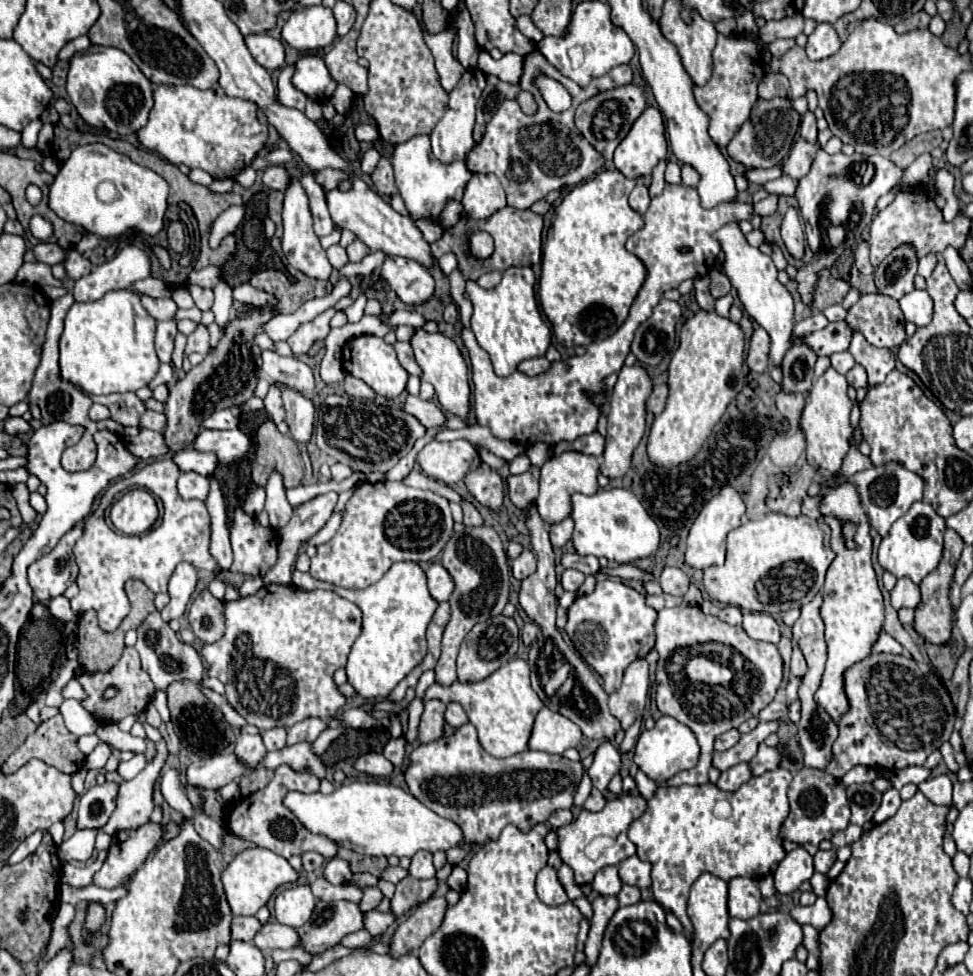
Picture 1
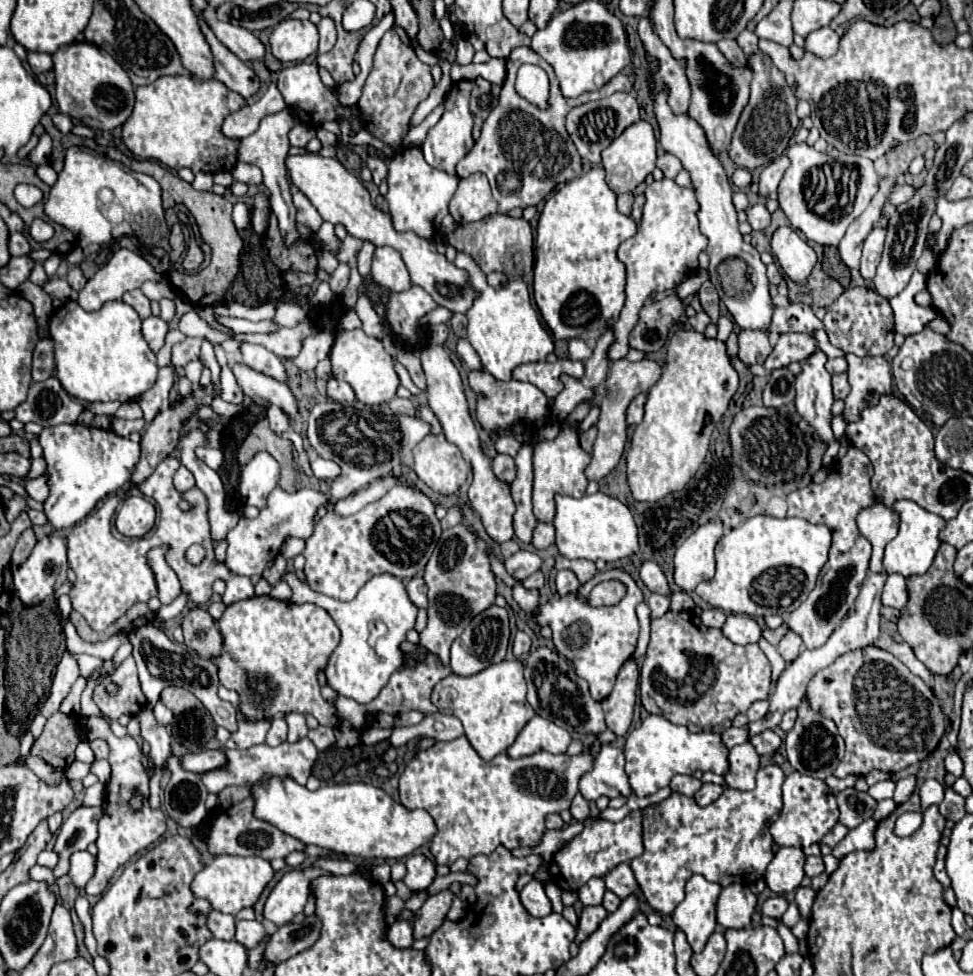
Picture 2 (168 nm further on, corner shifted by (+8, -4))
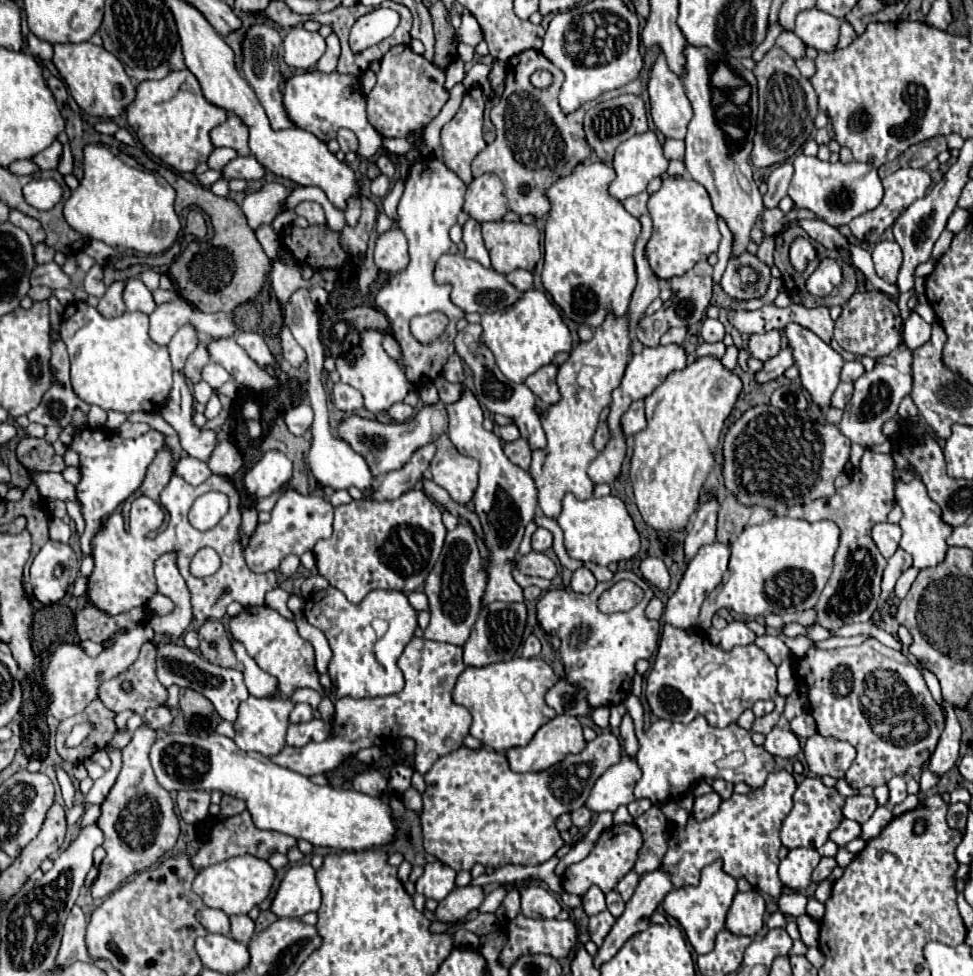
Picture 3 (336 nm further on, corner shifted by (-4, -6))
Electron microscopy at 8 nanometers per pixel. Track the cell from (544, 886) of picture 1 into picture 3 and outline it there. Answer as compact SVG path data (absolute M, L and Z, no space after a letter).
M529 885L527 889L521 891L521 913L525 917L557 917L561 913L559 901L539 885Z

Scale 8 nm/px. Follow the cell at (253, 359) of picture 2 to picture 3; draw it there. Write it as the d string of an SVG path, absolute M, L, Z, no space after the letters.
M237 333L235 341L247 351L247 355L261 367L273 367L275 365L275 355L267 347L265 339L259 337L257 333Z

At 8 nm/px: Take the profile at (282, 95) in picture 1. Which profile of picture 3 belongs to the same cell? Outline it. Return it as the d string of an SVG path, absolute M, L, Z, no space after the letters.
M229 113L227 121L211 131L215 147L231 147L239 155L249 155L249 127L235 115Z

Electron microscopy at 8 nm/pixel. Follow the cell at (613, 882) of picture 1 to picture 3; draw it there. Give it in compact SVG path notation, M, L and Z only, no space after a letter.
M593 885L583 895L583 909L587 911L587 915L597 915L597 913L601 913L601 911L607 909L607 905L605 905L605 893L597 885Z

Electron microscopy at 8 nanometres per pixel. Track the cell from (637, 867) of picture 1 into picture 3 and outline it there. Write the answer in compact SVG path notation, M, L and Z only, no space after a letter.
M629 871L629 873L619 881L617 891L621 893L623 901L629 901L629 899L631 899L631 895L633 895L633 891L635 891L635 887L637 887L639 881L641 881L641 875L639 875L637 871Z

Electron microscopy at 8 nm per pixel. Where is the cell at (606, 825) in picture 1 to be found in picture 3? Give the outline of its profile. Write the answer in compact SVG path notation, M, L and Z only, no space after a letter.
M633 823L609 827L607 831L601 833L597 845L593 847L593 851L583 861L567 867L567 871L565 871L563 879L561 879L563 881L563 889L567 893L575 893L575 895L581 897L581 895L587 893L587 889L591 885L597 885L597 887L603 889L603 893L609 893L619 883L619 879L635 867L637 853L641 849L641 845L643 845L641 831Z

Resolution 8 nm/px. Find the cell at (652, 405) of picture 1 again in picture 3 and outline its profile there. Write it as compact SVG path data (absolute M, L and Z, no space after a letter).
M635 401L631 403L629 411L623 415L621 419L621 427L625 431L625 435L635 435L639 431L643 431L647 427L647 419L645 419L645 401Z

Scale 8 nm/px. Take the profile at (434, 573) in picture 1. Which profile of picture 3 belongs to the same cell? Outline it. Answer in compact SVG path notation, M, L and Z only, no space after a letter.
M413 591L407 595L409 597L409 603L417 609L417 611L427 611L429 609L429 601L427 601L427 595L423 591Z

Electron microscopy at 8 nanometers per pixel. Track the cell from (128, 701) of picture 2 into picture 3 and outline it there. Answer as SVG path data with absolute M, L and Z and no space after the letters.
M145 643L141 647L139 659L127 669L127 673L123 673L117 679L111 679L107 683L101 685L99 689L99 699L103 701L103 705L115 713L131 709L139 715L143 715L149 707L161 707L165 705L167 699L167 689L161 687L161 683L157 683L157 677L153 675L153 655L155 655L155 645L153 643Z

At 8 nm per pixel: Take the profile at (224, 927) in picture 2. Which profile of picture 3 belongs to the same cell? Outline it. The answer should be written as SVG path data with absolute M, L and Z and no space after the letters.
M201 909L197 913L197 917L201 919L201 923L211 931L211 933L221 933L221 935L229 935L231 933L231 921L223 911L217 909Z

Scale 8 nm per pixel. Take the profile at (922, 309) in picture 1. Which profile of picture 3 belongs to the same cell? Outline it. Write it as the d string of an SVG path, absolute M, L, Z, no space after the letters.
M911 311L909 319L905 321L905 329L903 329L903 341L909 349L917 349L919 345L927 343L931 337L931 325L925 323L921 319L919 313Z

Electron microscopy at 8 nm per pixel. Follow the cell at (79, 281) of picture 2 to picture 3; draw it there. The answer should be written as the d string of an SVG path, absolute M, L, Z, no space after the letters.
M93 265L93 267L87 271L87 275L85 275L85 283L83 283L83 289L85 289L89 295L95 295L95 297L101 297L101 295L105 293L101 265Z

